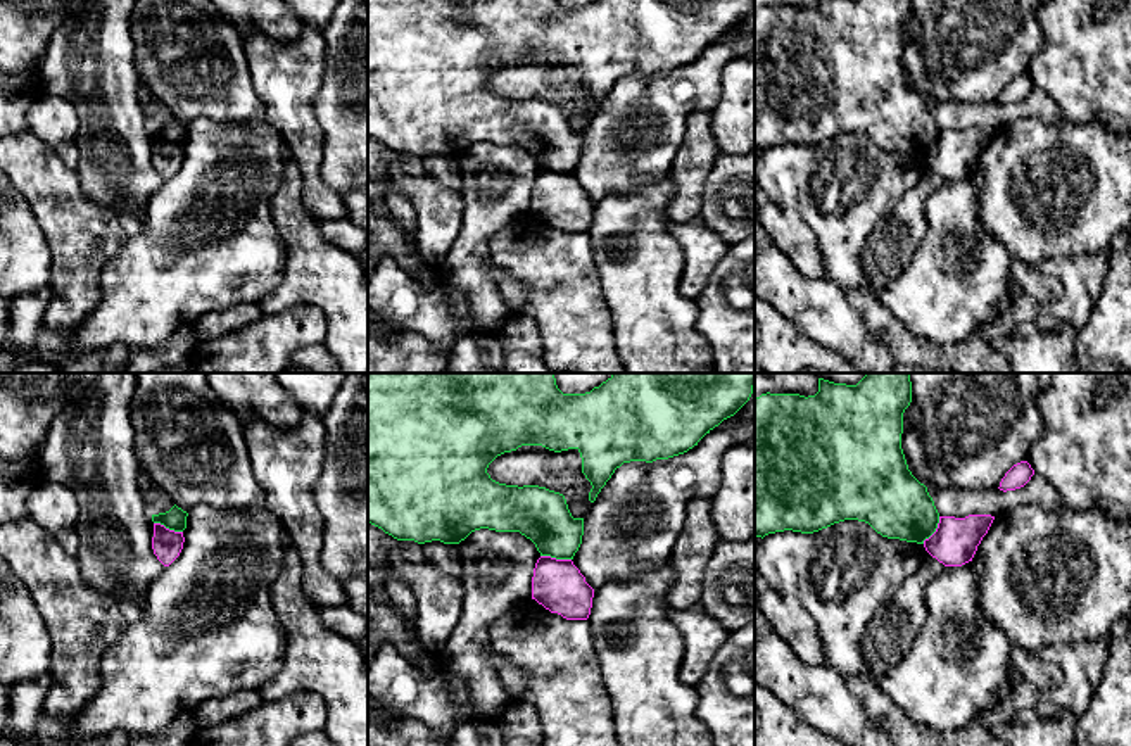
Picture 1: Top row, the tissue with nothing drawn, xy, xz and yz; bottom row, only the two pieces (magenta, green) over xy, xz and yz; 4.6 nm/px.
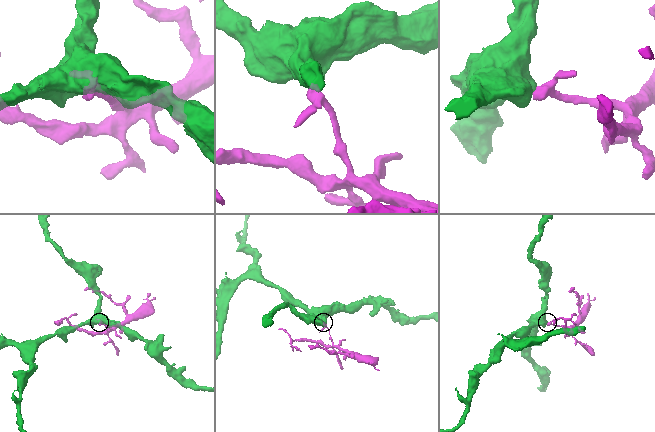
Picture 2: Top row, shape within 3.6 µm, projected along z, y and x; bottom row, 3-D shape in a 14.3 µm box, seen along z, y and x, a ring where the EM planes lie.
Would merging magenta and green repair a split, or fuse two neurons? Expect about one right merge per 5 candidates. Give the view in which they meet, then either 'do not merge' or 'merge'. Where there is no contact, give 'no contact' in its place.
meets magenta in xz; do not merge

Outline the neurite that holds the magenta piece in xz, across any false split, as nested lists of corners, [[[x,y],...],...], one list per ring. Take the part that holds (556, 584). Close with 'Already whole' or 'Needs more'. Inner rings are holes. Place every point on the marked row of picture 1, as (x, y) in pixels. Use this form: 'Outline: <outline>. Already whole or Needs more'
Outline: [[[540,556],[532,577],[532,599],[566,620],[587,620],[594,589],[572,560]]]. Already whole

